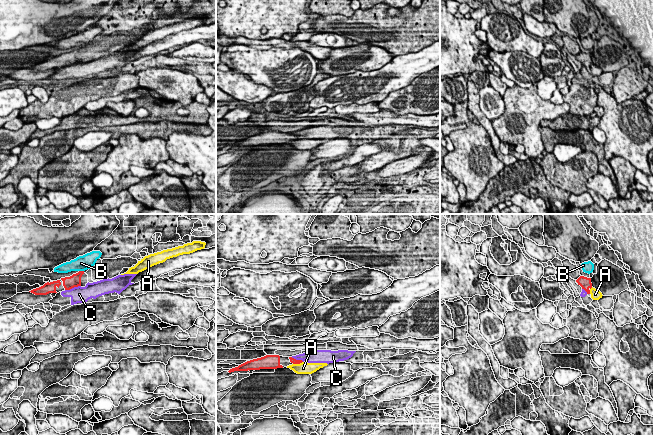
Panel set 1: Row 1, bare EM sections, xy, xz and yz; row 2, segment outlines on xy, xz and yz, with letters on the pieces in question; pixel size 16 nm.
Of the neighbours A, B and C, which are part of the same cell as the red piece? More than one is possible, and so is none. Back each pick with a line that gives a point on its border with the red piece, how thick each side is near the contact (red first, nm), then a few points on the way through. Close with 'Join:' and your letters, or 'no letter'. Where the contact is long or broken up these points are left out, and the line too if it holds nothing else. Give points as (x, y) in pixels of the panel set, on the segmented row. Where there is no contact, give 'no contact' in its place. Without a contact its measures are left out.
Join: no letter

